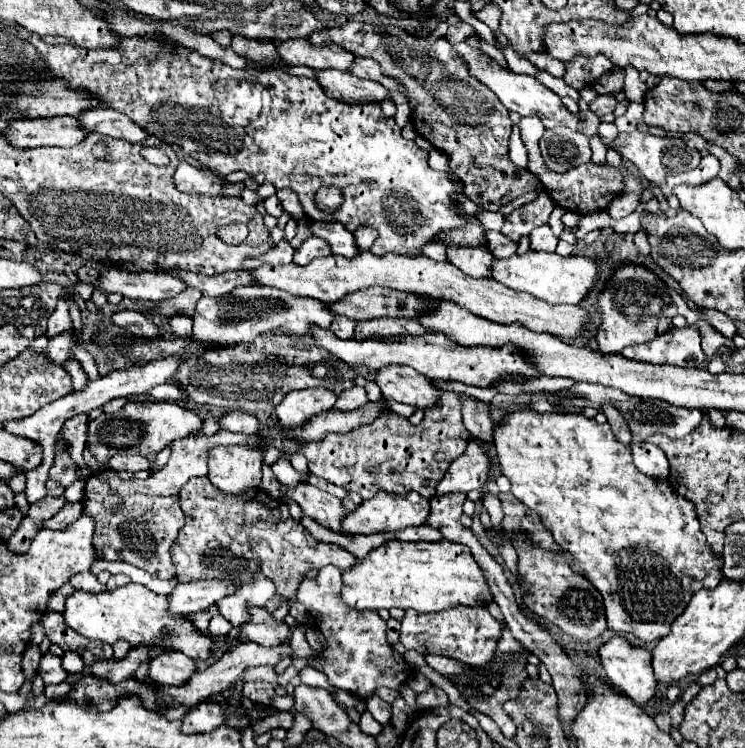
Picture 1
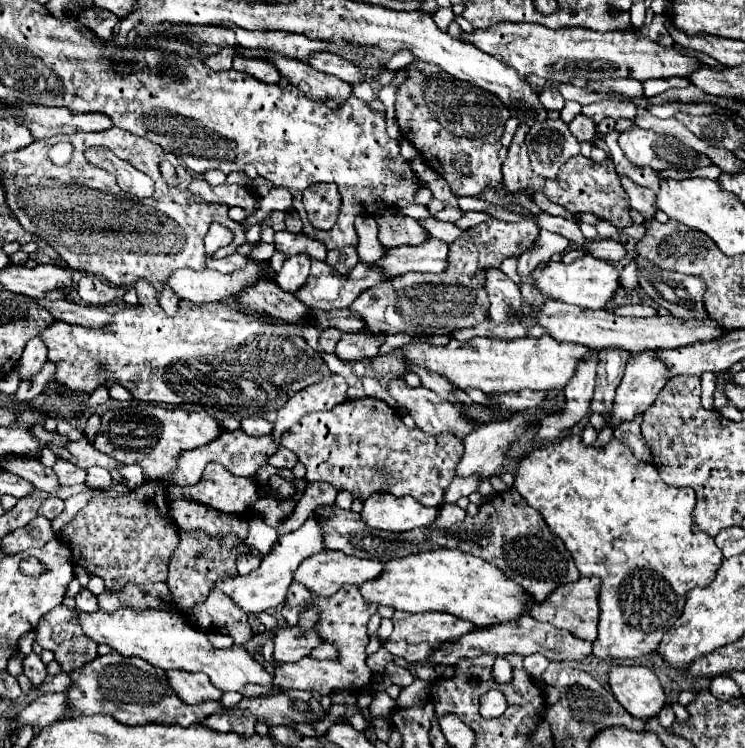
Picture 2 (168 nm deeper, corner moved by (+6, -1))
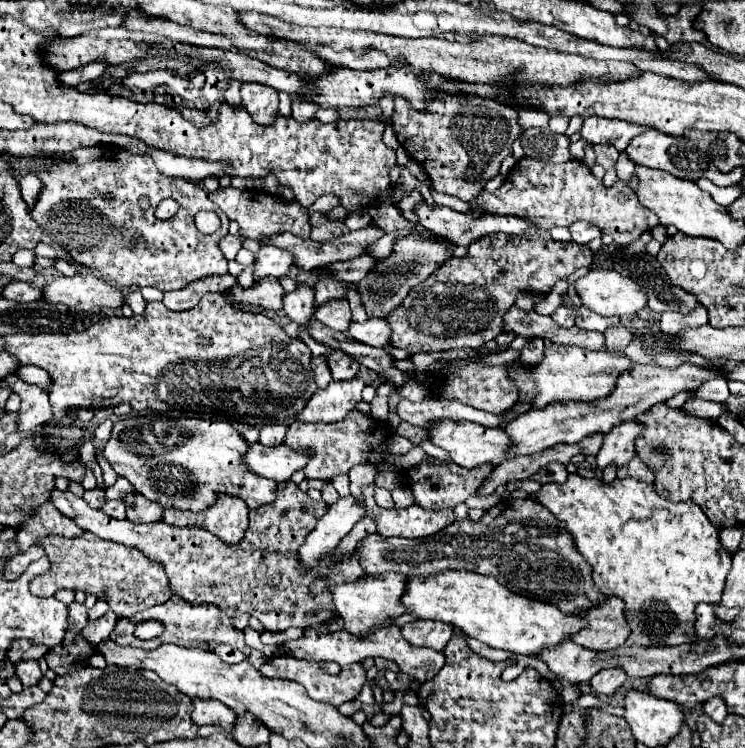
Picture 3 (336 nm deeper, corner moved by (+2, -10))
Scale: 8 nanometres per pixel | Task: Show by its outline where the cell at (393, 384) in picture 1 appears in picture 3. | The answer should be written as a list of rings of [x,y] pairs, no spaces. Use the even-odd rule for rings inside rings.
[[[437,420],[435,424],[431,424],[431,428],[425,428],[425,432],[435,446],[443,448],[453,458],[455,464],[465,466],[465,468],[475,468],[485,462],[501,464],[505,460],[505,452],[509,446],[509,436],[501,428],[485,428],[475,422]]]

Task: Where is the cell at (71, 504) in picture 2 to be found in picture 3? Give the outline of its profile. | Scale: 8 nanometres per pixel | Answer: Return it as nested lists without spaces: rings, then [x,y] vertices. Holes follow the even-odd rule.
[[[105,500],[103,508],[101,508],[105,514],[113,516],[113,518],[121,518],[125,520],[125,504],[123,500]]]

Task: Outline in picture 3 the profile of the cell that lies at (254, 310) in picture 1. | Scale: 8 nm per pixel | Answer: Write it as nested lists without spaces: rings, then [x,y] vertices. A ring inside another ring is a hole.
[[[369,318],[365,322],[351,322],[347,332],[357,342],[377,346],[377,348],[387,348],[389,346],[391,330],[389,330],[389,324],[385,320]]]

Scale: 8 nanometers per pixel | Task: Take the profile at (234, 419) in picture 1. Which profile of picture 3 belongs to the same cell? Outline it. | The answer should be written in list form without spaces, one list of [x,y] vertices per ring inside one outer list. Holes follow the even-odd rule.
[[[285,424],[263,426],[261,428],[261,436],[259,436],[259,444],[263,444],[263,446],[279,446],[279,444],[283,444],[285,432],[287,432]]]

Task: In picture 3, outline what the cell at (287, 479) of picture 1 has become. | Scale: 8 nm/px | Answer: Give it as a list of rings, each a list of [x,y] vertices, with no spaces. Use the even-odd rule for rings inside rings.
[[[333,380],[327,388],[317,390],[311,400],[305,404],[303,412],[297,414],[297,420],[303,422],[339,422],[347,416],[349,410],[361,402],[363,380]]]

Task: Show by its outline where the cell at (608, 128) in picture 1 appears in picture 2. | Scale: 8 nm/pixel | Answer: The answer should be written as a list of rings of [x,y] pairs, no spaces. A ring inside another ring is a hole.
[[[619,177],[619,179],[621,179],[623,189],[627,191],[627,195],[631,199],[631,207],[637,209],[645,217],[645,221],[655,219],[655,211],[657,211],[655,209],[655,193],[651,189],[645,189],[645,187],[639,187],[635,183],[629,183],[623,177]]]

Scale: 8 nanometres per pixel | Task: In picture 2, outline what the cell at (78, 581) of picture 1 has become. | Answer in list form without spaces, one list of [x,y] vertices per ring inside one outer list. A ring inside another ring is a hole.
[[[81,589],[81,593],[75,597],[77,601],[77,609],[85,611],[85,613],[95,613],[99,611],[99,605],[97,605],[97,597],[91,595],[87,589]]]

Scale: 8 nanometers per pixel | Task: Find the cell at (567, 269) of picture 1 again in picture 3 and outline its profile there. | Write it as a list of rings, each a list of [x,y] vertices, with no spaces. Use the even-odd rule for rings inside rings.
[[[593,268],[575,282],[581,304],[601,316],[633,316],[647,304],[645,292],[615,270]]]

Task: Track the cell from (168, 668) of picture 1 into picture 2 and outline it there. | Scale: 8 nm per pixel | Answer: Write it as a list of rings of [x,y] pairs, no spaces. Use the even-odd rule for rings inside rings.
[[[171,671],[167,673],[167,677],[169,677],[173,691],[179,695],[179,699],[183,699],[189,705],[215,701],[223,695],[221,691],[215,691],[215,687],[211,687],[211,681],[203,673],[187,675],[185,671]]]

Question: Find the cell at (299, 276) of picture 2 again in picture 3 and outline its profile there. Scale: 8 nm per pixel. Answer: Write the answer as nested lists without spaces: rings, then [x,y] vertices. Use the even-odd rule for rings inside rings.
[[[297,284],[293,292],[287,292],[283,296],[285,314],[299,326],[305,326],[309,322],[309,318],[313,316],[313,308],[315,308],[315,290],[309,284]]]

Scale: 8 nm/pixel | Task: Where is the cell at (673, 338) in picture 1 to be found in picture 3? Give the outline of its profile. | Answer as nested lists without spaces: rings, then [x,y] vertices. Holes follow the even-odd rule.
[[[625,420],[623,424],[611,428],[611,432],[603,436],[603,446],[597,454],[597,466],[605,468],[607,464],[627,464],[635,454],[635,440],[641,432],[643,426],[639,420]]]

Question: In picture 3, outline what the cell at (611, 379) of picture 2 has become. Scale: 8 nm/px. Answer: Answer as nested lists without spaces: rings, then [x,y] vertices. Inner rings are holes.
[[[611,326],[605,332],[605,342],[607,342],[607,350],[615,352],[615,354],[623,354],[623,350],[627,348],[627,344],[631,342],[631,332],[625,326]]]

